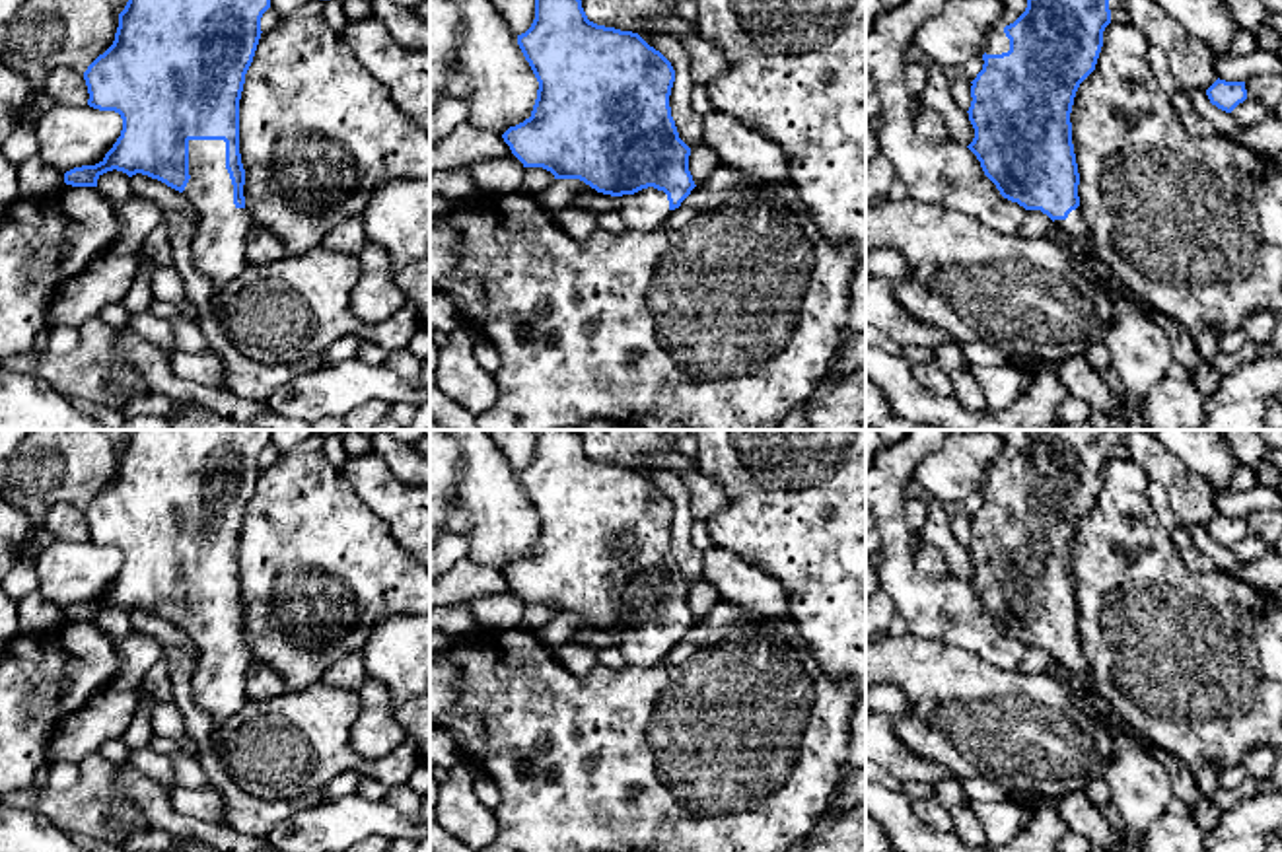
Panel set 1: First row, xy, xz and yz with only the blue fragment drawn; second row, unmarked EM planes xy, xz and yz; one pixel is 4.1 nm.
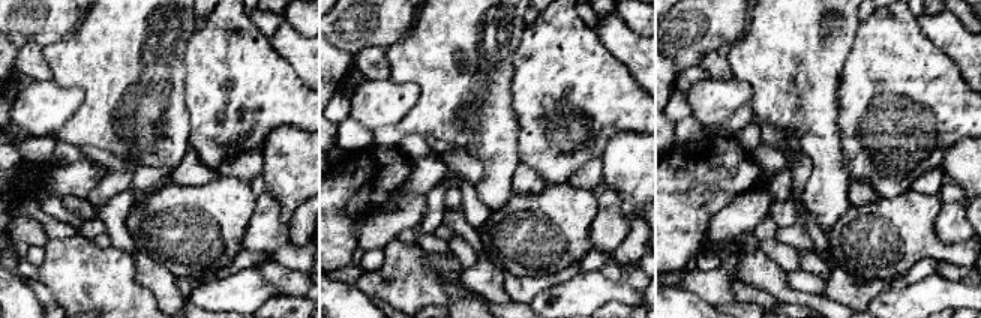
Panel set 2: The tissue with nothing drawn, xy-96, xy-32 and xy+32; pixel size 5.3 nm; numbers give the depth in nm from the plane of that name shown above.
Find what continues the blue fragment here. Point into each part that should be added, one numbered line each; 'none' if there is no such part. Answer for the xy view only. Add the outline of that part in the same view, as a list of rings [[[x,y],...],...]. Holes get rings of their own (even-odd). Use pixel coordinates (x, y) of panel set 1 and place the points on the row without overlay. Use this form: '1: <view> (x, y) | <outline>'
1: xy (218, 683) | [[[189,576],[189,619],[183,632],[198,654],[191,679],[195,702],[212,718],[214,729],[228,712],[247,700],[247,644],[233,640],[233,621],[226,605],[224,576]]]

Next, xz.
1: xz (646, 644) | [[[654,622],[619,634],[621,652],[630,665],[656,665],[671,650],[667,630]]]

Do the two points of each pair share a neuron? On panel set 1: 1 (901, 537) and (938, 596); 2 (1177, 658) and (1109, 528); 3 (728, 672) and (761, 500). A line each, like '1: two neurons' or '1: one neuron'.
1: one neuron
2: one neuron
3: two neurons

